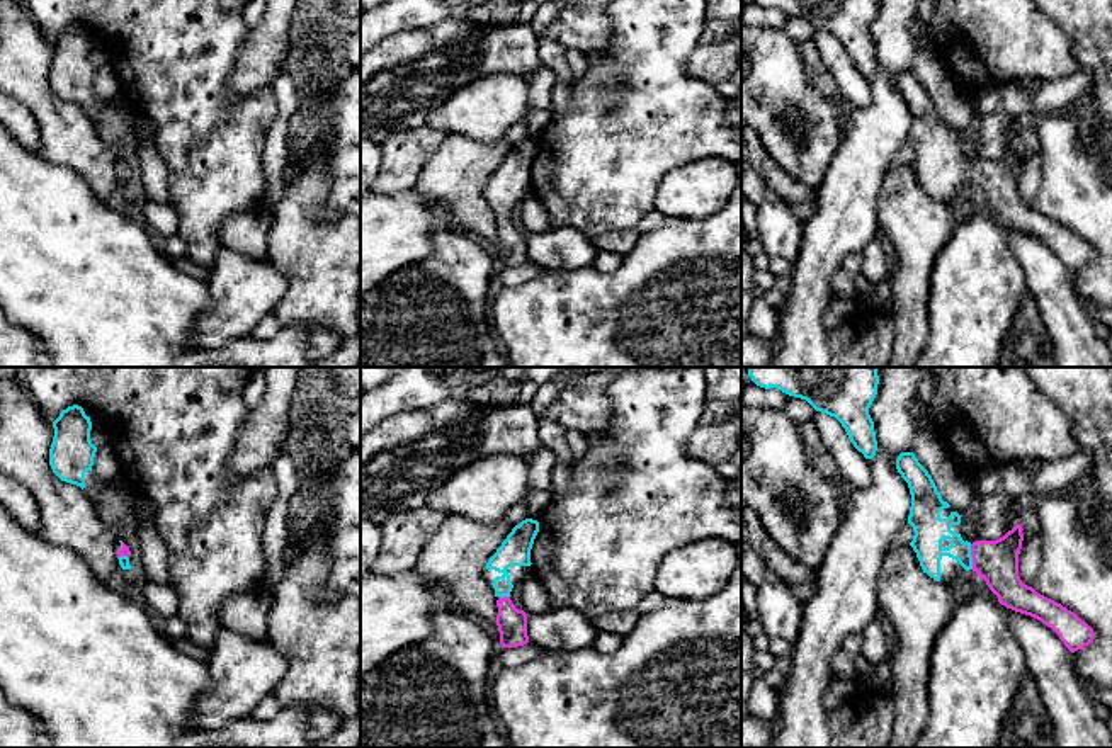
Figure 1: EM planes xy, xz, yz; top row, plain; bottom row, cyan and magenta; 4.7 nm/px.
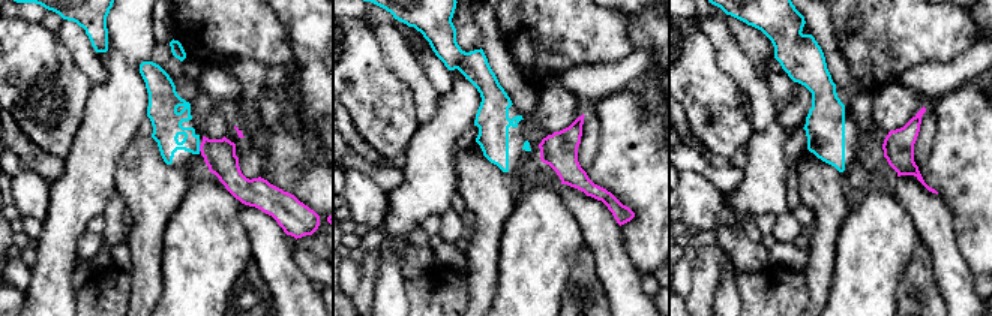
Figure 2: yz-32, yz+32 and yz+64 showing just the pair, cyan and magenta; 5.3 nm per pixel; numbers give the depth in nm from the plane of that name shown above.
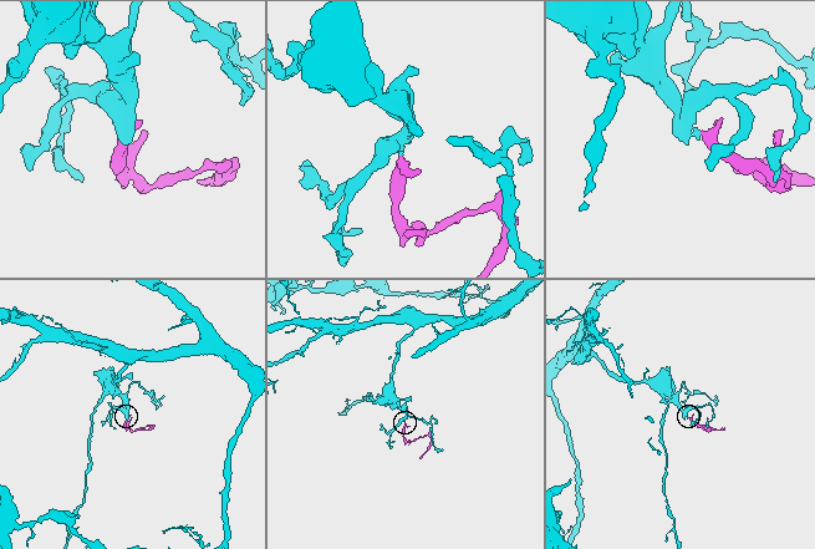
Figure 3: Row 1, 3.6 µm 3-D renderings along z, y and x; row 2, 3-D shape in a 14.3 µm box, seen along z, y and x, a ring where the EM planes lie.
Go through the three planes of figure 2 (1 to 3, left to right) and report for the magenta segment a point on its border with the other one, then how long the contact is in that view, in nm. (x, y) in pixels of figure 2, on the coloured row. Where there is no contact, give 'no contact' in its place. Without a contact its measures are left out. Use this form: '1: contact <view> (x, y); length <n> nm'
1: contact yz-32 (198, 149); length 30 nm
2: no contact
3: no contact

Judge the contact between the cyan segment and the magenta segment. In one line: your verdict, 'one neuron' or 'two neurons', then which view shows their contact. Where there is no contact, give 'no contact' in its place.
one neuron | yz

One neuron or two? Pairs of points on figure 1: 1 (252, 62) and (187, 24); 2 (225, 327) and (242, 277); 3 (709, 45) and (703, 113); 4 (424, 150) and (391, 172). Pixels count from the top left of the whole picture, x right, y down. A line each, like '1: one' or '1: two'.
1: two
2: one
3: two
4: one

